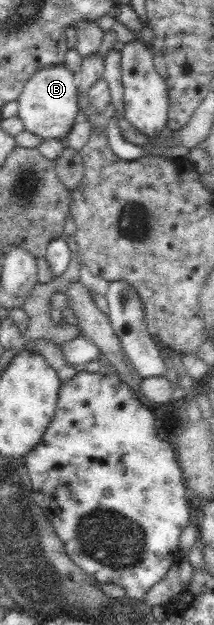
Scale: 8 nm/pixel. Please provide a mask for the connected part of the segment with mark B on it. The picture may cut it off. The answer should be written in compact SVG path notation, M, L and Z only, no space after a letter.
M66 64L38 68L22 89L18 97L18 117L23 121L26 131L35 133L43 139L66 140L74 118L79 114L80 105L78 73L68 69Z

